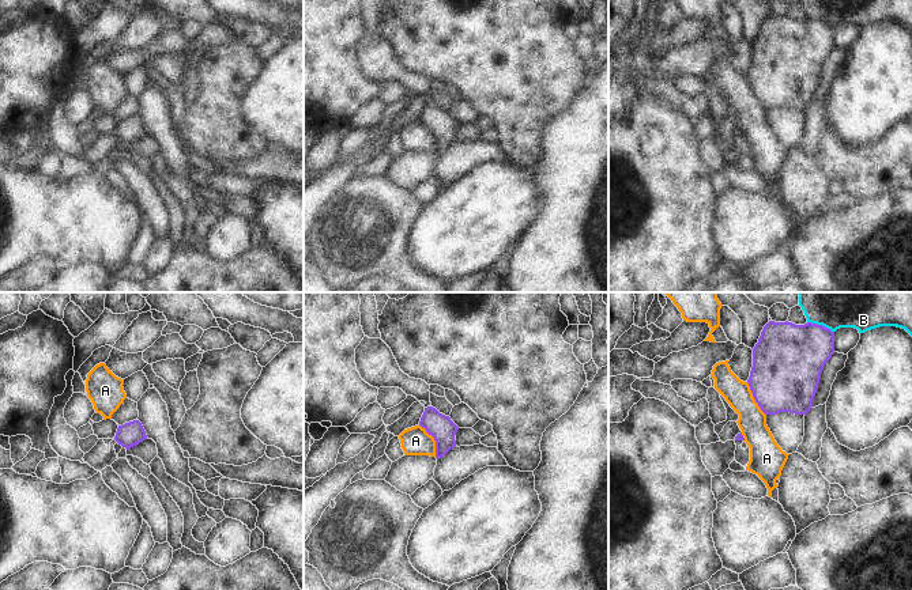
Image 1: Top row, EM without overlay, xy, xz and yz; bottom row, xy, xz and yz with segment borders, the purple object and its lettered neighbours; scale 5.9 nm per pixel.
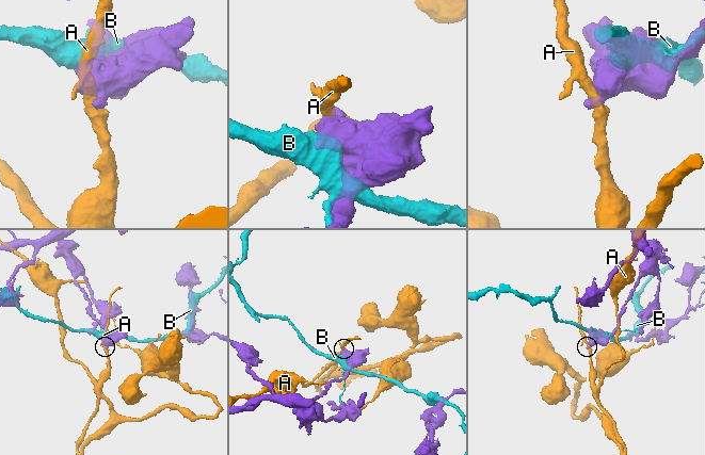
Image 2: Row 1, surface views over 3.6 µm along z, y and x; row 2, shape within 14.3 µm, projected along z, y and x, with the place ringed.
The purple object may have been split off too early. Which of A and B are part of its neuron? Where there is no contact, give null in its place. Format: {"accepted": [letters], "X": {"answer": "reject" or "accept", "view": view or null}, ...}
{"accepted": [], "A": {"answer": "reject", "view": "xz"}, "B": {"answer": "reject", "view": "yz"}}

